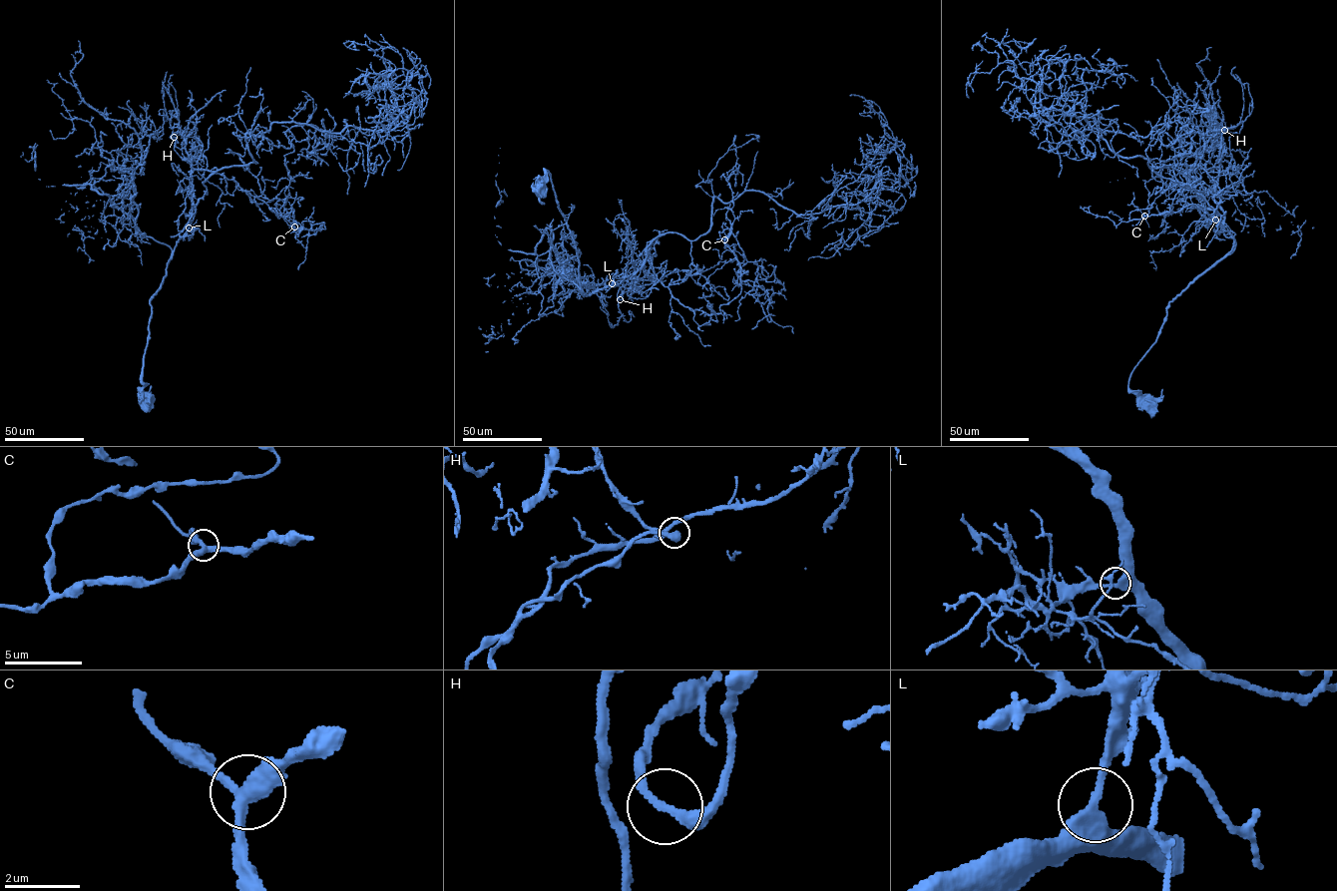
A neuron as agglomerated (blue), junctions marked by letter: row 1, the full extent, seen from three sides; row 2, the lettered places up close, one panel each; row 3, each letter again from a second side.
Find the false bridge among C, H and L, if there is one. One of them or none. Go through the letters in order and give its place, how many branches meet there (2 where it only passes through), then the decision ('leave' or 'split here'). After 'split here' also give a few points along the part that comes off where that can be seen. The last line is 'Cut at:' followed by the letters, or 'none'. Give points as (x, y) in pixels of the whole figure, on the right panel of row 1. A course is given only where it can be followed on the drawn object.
C: place (1144, 216); branches 3; leave
H: place (1224, 130); branches 2; leave
L: place (1215, 220); branches 2; leave
Cut at: none

